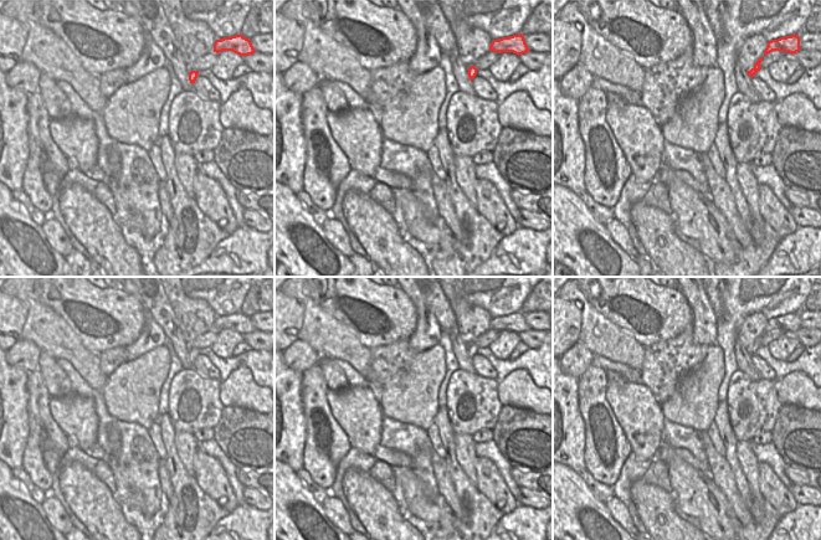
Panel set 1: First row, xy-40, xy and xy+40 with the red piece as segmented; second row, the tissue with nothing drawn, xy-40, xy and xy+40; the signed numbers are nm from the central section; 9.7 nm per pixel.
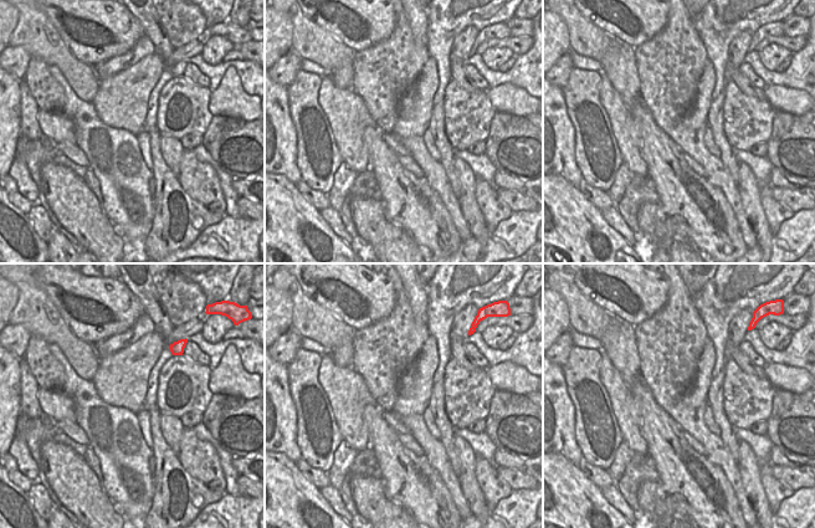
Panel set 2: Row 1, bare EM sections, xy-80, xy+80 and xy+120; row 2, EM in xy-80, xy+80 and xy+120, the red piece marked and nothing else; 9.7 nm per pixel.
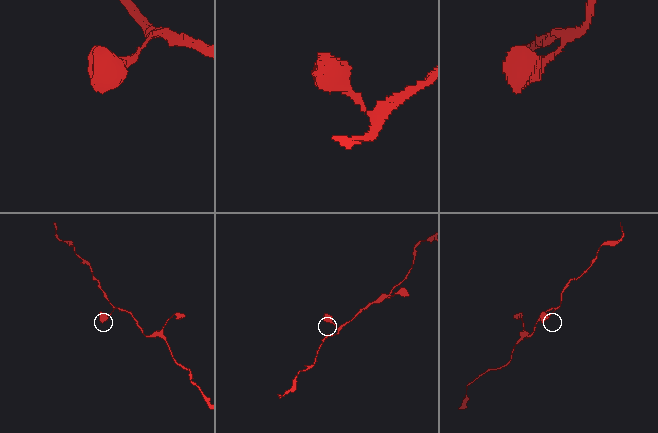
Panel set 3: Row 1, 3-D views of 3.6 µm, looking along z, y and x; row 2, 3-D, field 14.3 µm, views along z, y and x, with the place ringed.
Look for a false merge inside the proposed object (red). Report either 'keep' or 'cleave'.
keep

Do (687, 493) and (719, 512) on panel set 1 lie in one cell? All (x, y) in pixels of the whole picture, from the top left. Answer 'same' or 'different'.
same

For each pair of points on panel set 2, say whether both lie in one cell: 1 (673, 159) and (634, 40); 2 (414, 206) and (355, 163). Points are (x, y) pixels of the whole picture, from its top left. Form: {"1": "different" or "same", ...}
{"1": "different", "2": "different"}

